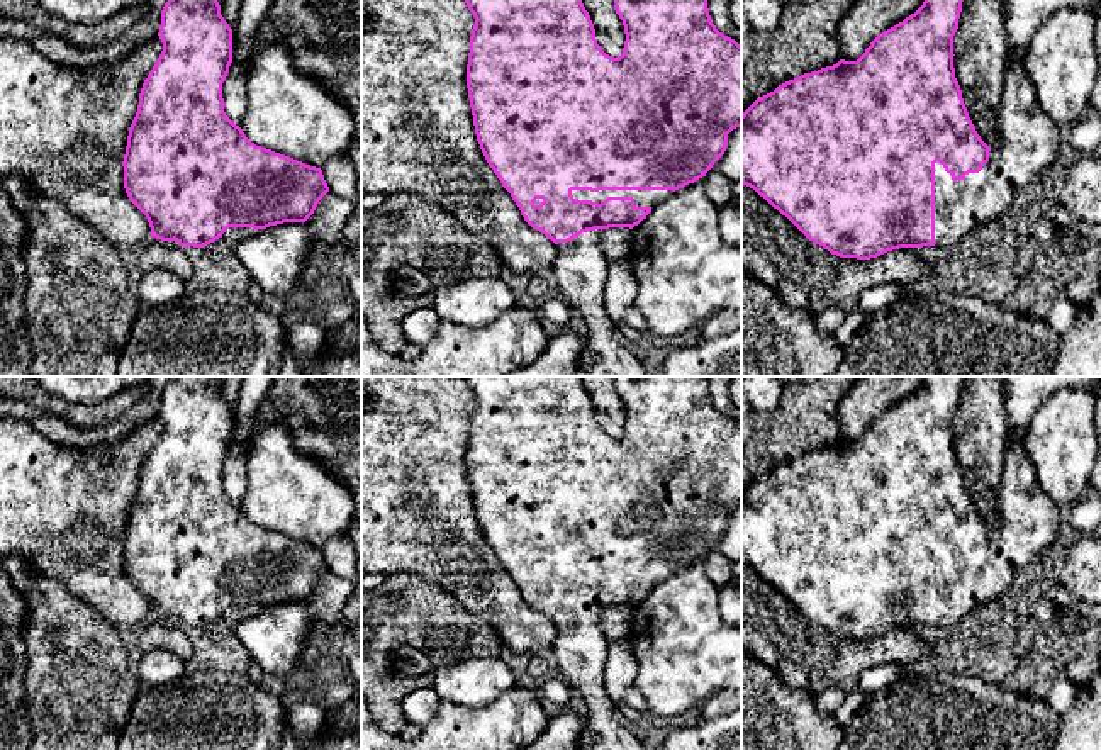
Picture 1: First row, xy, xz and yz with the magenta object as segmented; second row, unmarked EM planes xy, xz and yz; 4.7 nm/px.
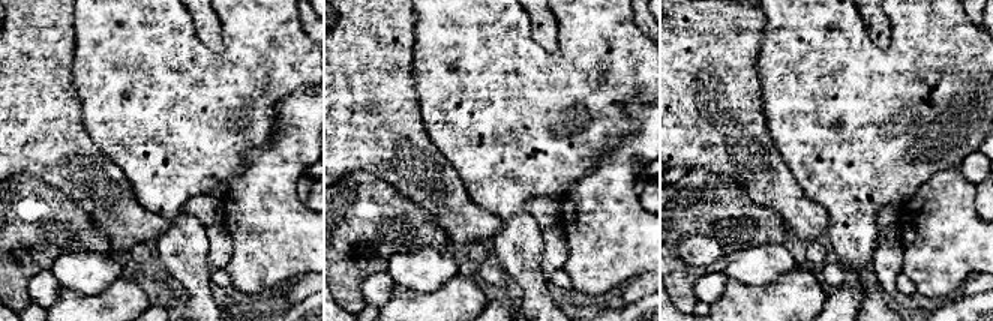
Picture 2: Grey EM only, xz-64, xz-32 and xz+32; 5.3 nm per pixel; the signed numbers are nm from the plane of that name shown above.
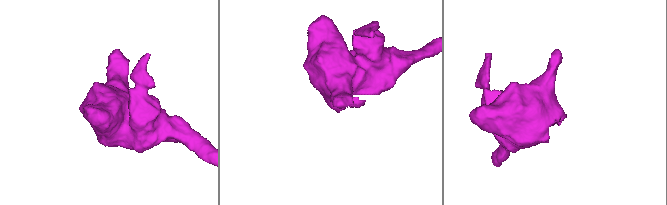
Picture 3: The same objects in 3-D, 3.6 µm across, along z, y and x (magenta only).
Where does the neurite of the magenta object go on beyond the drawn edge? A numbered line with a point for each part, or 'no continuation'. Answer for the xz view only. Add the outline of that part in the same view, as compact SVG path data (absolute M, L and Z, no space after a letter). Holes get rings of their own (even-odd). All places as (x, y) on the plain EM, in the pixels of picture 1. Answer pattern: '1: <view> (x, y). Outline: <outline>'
1: xz (642, 577). Outline: M572 570L573 579L604 582L607 577L633 577L636 587L653 587L668 579L672 570Z

